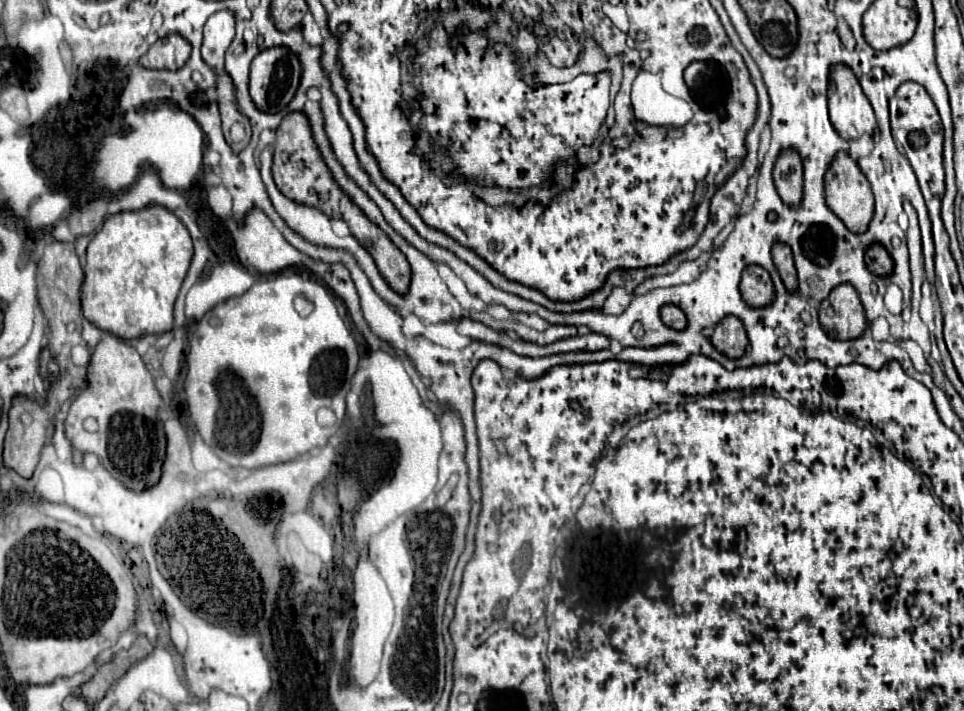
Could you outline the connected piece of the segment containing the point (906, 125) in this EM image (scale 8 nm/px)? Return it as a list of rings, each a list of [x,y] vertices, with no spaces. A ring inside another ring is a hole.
[[[907,81],[907,83],[903,83],[903,85],[895,91],[895,95],[890,98],[889,113],[892,135],[893,139],[895,139],[895,143],[897,143],[897,149],[909,159],[909,163],[911,163],[911,167],[913,167],[917,179],[919,179],[919,185],[921,185],[921,191],[923,191],[923,197],[925,197],[927,209],[929,209],[933,235],[933,225],[943,225],[943,219],[941,219],[941,199],[943,199],[943,193],[945,193],[945,171],[943,171],[943,129],[941,129],[941,119],[939,119],[937,107],[935,107],[935,103],[931,101],[929,93],[927,93],[919,83]]]

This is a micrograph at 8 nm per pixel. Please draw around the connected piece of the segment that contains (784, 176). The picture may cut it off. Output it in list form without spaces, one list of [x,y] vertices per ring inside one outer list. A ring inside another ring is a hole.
[[[783,151],[775,163],[773,179],[785,205],[799,205],[803,199],[803,167],[795,151]]]

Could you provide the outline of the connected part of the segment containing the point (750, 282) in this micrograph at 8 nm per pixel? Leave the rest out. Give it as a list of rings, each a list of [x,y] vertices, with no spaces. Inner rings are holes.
[[[749,265],[743,275],[741,275],[741,285],[739,285],[739,291],[741,291],[741,297],[743,301],[757,309],[757,307],[765,307],[773,301],[775,297],[775,289],[773,289],[773,283],[771,283],[771,277],[769,273],[759,267],[759,265]]]

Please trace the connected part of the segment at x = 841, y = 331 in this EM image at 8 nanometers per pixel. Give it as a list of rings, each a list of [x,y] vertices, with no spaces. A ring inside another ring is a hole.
[[[849,283],[833,289],[821,303],[819,323],[831,339],[849,341],[863,335],[863,331],[867,329],[865,309],[859,301],[857,291]]]

